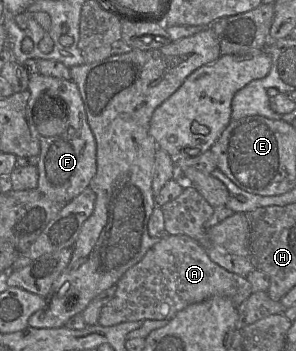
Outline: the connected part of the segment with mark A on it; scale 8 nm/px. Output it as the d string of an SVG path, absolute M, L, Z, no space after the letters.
M165 234L116 283L112 299L100 311L98 324L172 319L187 306L214 296L229 298L236 308L252 293L251 283L214 263L205 249L187 235Z

